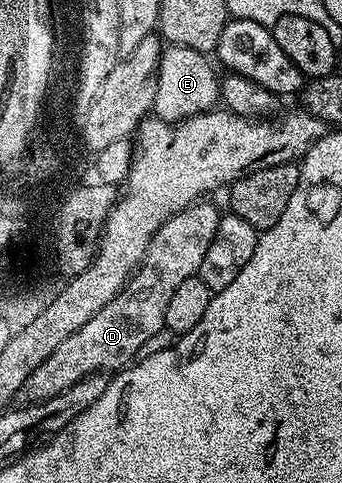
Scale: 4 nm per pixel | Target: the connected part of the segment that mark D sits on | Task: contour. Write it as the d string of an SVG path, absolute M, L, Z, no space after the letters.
M199 200L193 206L185 206L183 210L174 213L152 236L146 255L142 258L142 265L127 280L126 286L108 304L104 304L104 308L100 308L100 312L96 312L96 316L92 316L88 324L76 328L76 332L72 332L72 336L68 336L68 340L64 340L64 344L60 344L60 348L56 348L56 352L52 352L52 356L48 356L48 360L44 360L44 364L40 364L40 368L36 368L32 376L28 376L24 387L24 394L30 397L27 399L31 403L42 402L72 388L72 384L84 380L89 374L118 372L127 364L133 363L138 358L140 344L144 344L148 336L156 336L156 332L165 327L168 300L172 300L172 292L180 288L182 281L195 277L200 264L204 264L204 256L216 236L216 228L221 219L220 210L210 200Z

